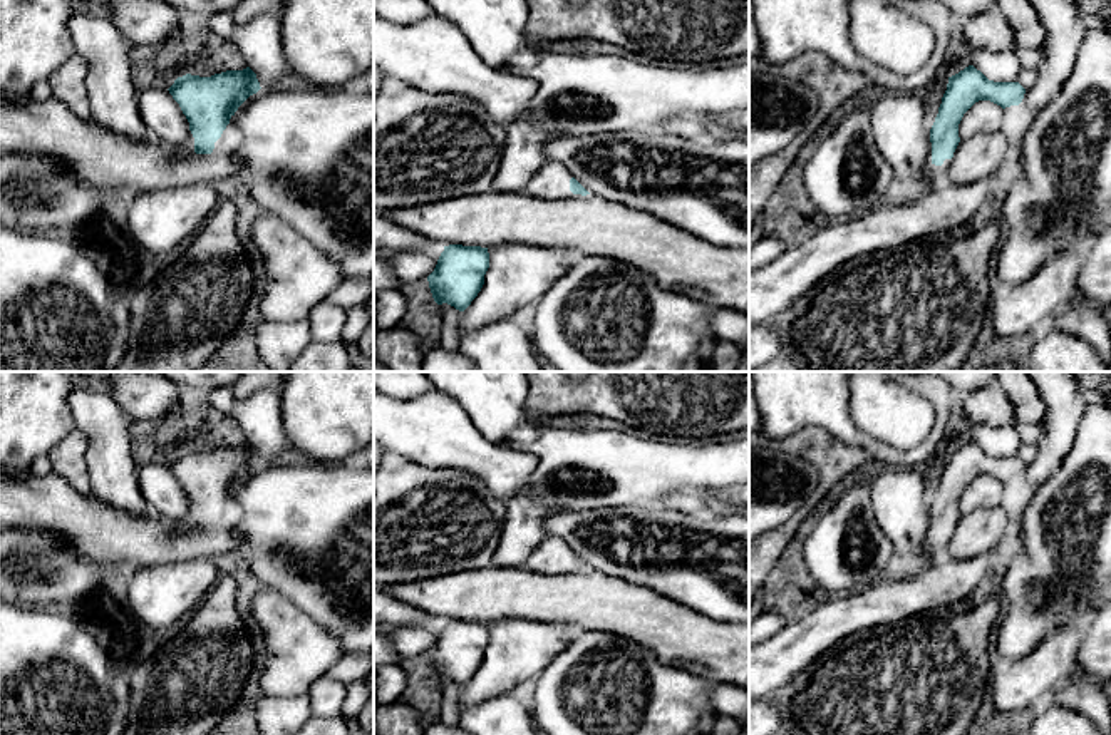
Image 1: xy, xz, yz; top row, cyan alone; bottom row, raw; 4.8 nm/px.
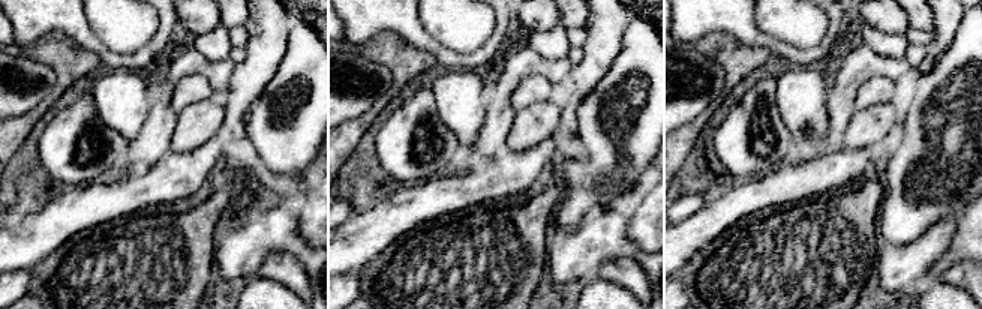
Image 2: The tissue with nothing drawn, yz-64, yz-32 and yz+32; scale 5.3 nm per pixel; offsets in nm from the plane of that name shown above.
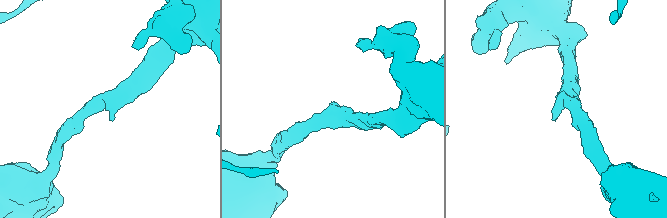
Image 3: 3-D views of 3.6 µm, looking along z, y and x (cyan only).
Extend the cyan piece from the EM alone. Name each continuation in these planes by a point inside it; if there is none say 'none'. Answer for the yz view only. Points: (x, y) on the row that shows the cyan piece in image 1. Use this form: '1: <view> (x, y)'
1: yz (932, 174)

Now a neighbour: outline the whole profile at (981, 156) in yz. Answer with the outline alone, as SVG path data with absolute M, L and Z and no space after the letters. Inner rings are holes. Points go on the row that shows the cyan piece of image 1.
M1000 131L962 139L947 171L947 181L972 184L994 176L1000 171L1009 147L1010 144Z

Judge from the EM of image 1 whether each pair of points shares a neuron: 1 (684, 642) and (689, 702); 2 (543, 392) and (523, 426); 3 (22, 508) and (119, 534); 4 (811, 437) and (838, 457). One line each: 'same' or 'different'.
1: different
2: different
3: same
4: same

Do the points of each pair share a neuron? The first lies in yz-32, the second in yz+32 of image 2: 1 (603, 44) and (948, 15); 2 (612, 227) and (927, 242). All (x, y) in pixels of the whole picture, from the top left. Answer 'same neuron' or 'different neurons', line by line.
1: same neuron
2: same neuron

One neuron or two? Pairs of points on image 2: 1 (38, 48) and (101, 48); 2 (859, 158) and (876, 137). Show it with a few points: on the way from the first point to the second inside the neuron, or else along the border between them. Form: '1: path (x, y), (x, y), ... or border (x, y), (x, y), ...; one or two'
1: border (53, 32), (72, 36), (102, 68); two
2: border (838, 143), (852, 149), (882, 149); two

